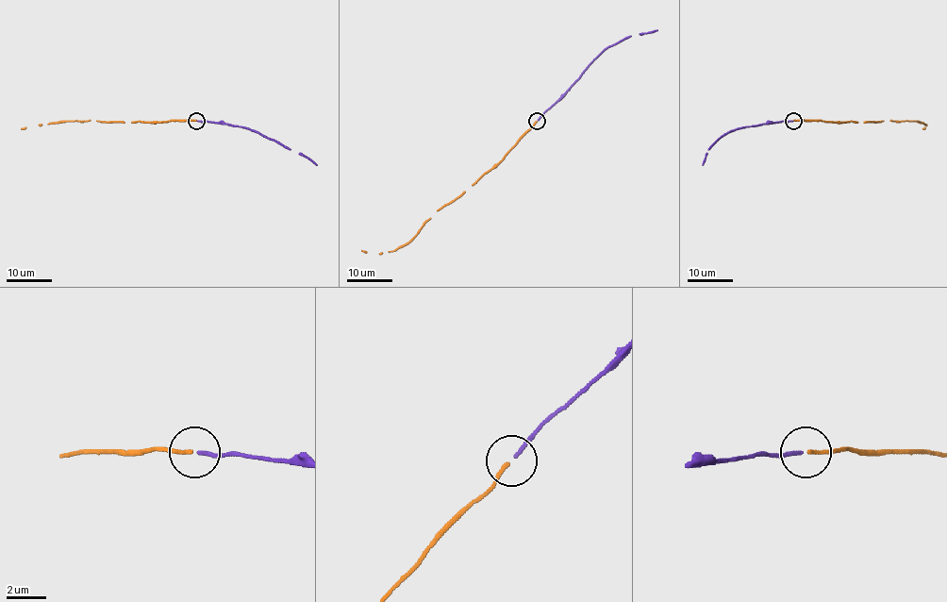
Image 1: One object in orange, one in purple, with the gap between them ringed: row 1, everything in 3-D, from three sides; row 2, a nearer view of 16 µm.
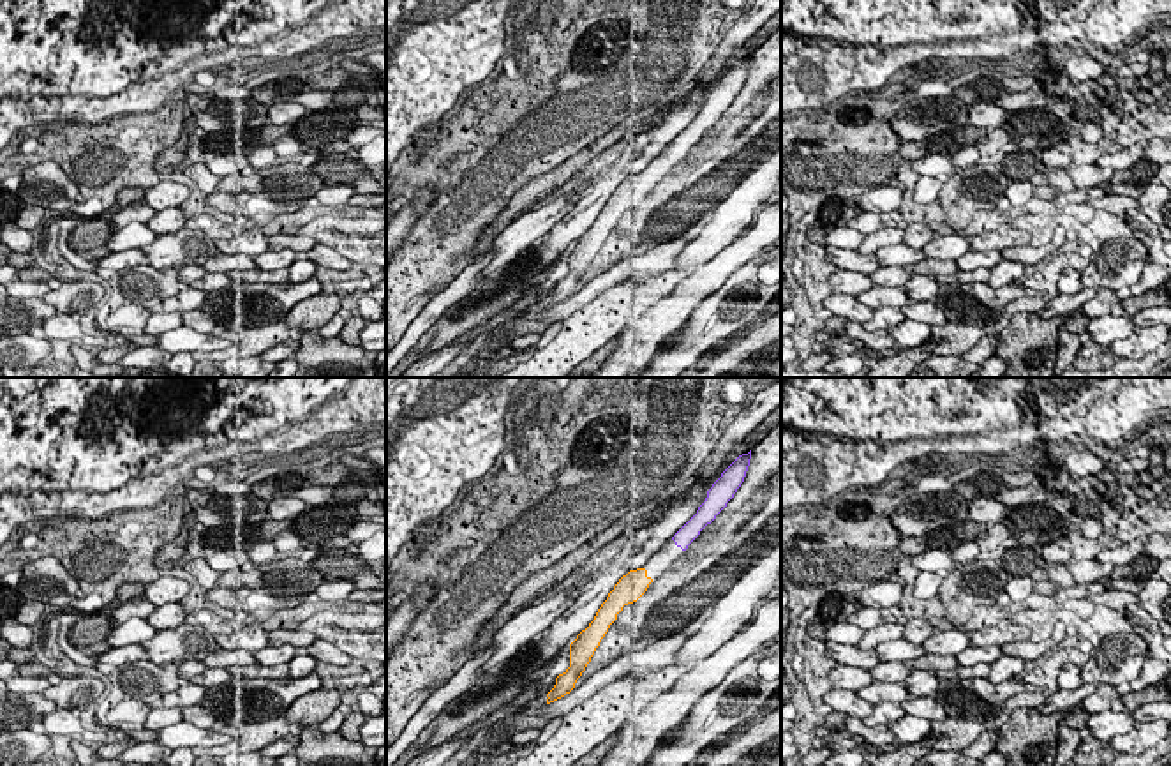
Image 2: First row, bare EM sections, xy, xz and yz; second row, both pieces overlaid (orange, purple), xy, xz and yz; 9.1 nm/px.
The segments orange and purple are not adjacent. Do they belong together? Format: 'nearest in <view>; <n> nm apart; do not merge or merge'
nearest in xz; 360 nm apart; merge

